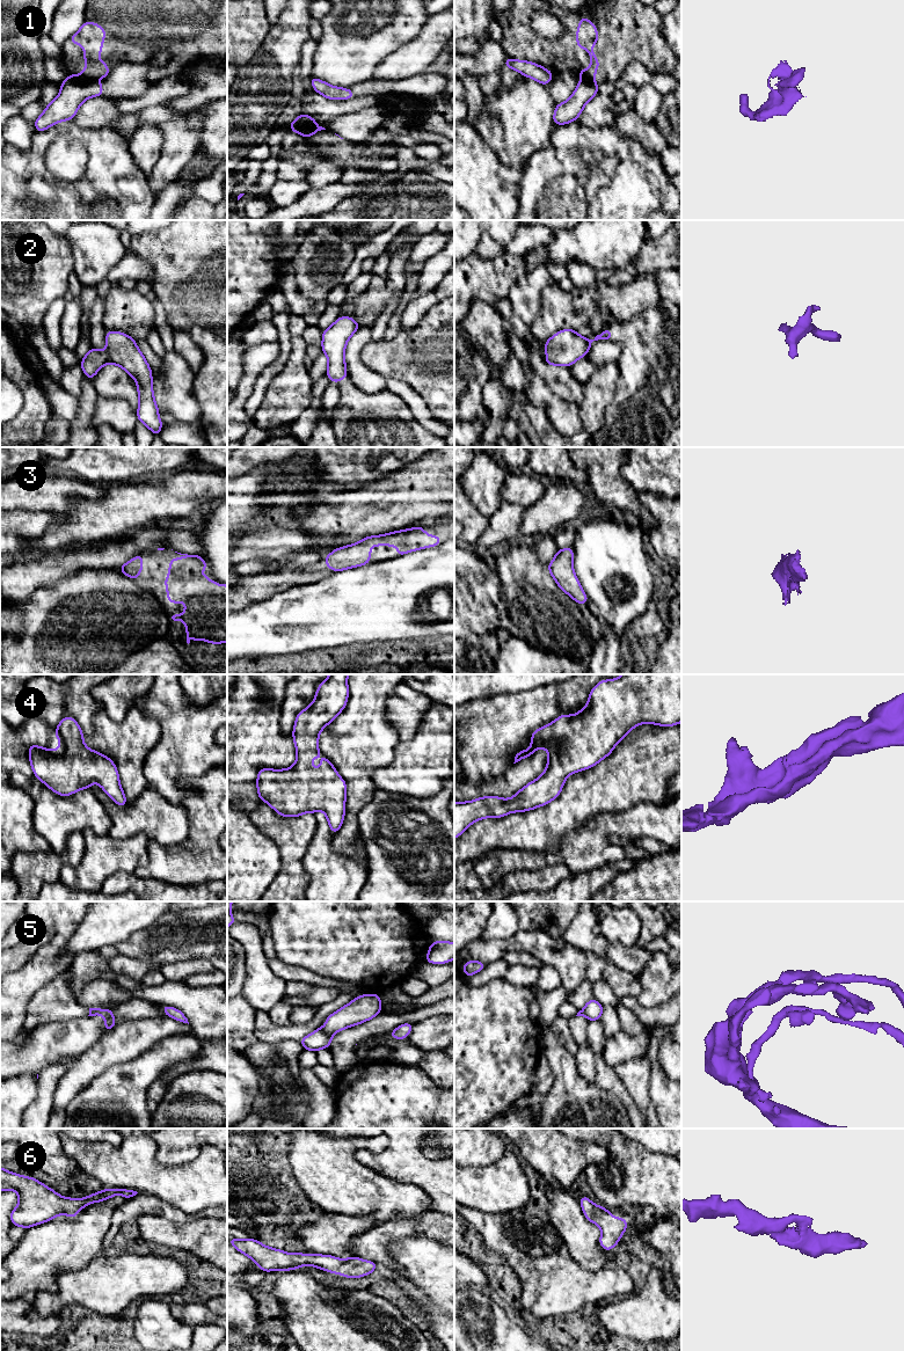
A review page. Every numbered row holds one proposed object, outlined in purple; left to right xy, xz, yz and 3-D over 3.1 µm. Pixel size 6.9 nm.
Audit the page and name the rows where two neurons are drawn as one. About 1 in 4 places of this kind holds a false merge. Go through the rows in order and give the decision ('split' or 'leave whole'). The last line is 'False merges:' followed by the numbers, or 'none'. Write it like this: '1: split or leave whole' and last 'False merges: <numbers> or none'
1: split
2: leave whole
3: leave whole
4: leave whole
5: split
6: leave whole
False merges: 1, 5

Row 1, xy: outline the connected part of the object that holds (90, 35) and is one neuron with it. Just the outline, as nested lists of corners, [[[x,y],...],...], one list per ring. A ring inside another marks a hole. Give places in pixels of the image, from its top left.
[[[85,21],[80,30],[68,38],[73,44],[79,44],[86,48],[83,50],[82,59],[87,61],[87,66],[83,68],[82,73],[79,75],[68,73],[70,79],[97,81],[94,79],[95,76],[100,76],[101,79],[108,76],[110,68],[107,66],[107,63],[97,60],[105,36],[107,31],[97,23]]]

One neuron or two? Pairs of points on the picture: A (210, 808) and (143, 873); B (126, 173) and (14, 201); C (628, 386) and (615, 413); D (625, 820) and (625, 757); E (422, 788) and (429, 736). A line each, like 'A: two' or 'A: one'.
A: one
B: one
C: one
D: two
E: one

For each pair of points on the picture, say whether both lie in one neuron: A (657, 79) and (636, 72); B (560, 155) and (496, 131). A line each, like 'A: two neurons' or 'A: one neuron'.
A: one neuron
B: two neurons

